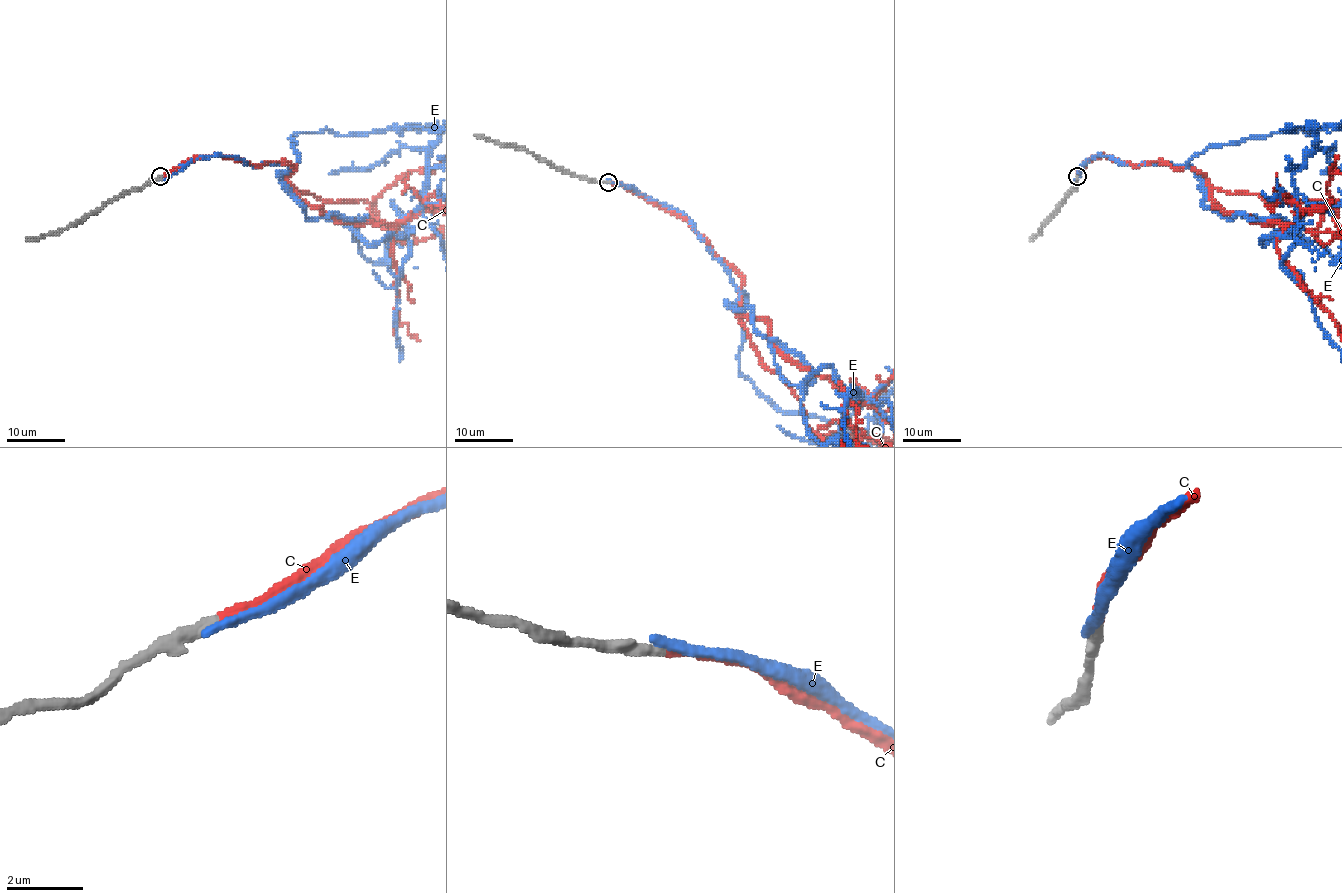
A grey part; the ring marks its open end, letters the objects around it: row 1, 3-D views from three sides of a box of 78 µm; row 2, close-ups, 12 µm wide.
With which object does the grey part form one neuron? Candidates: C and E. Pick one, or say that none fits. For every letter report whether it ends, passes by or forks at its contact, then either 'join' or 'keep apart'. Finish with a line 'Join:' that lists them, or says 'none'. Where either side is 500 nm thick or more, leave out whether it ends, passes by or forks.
C: it ends there; join
E: it ends there; keep apart
Join: C

